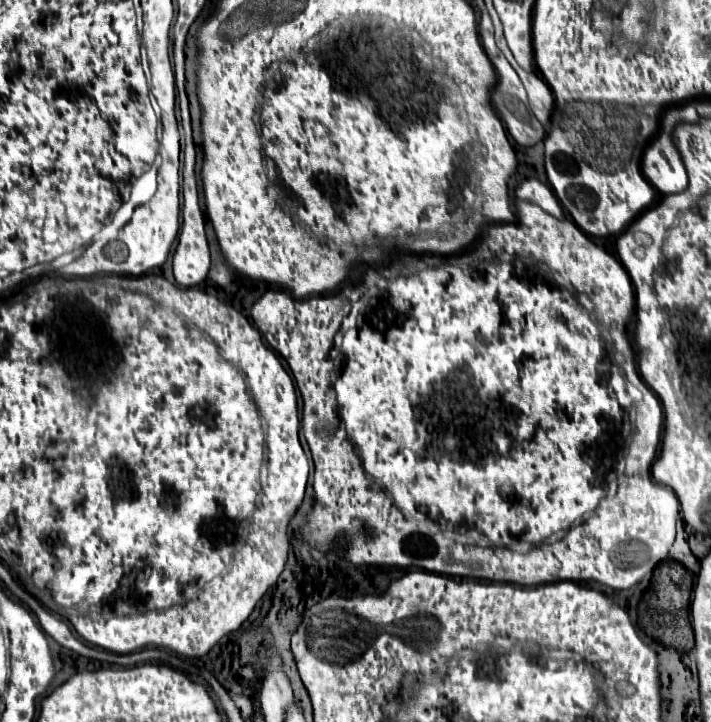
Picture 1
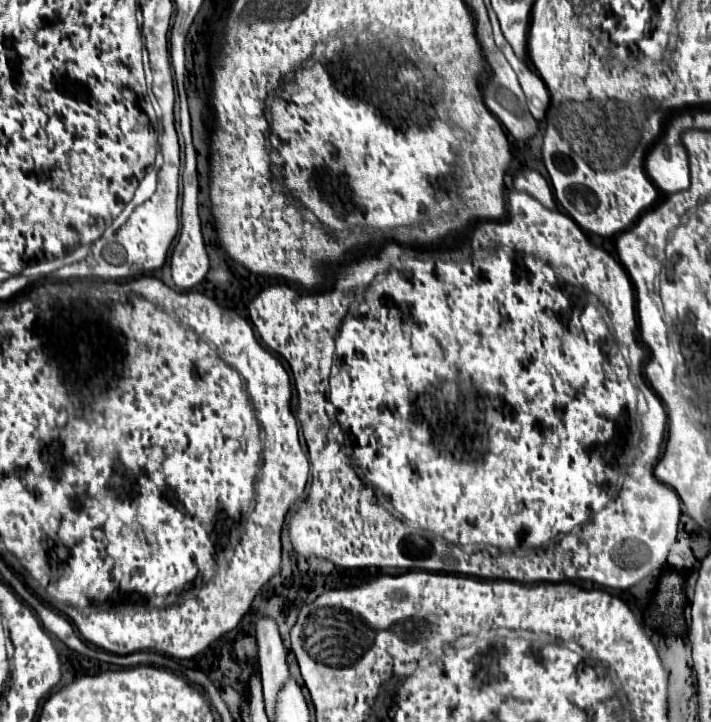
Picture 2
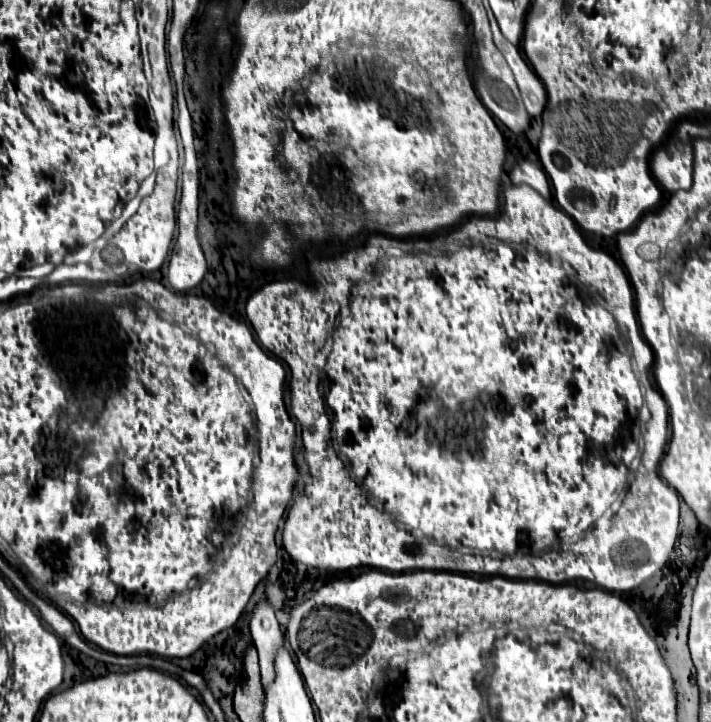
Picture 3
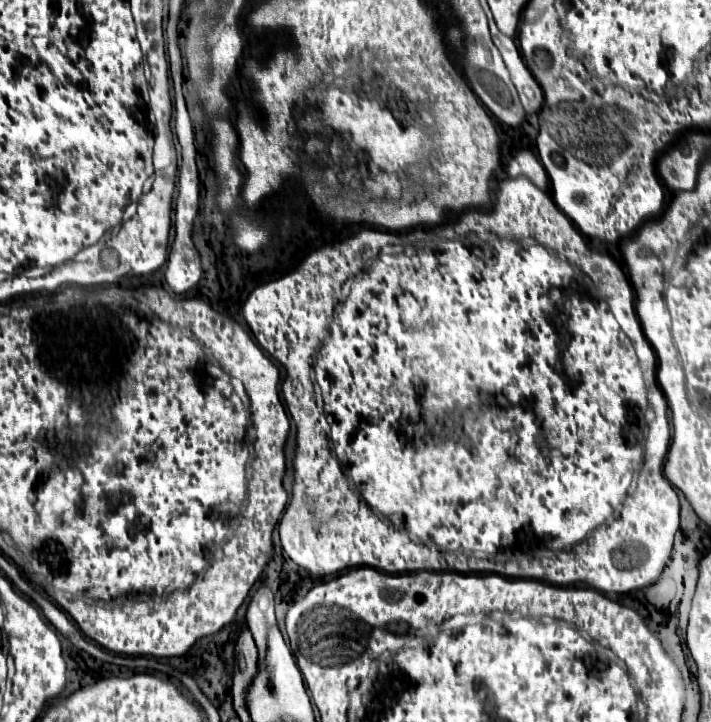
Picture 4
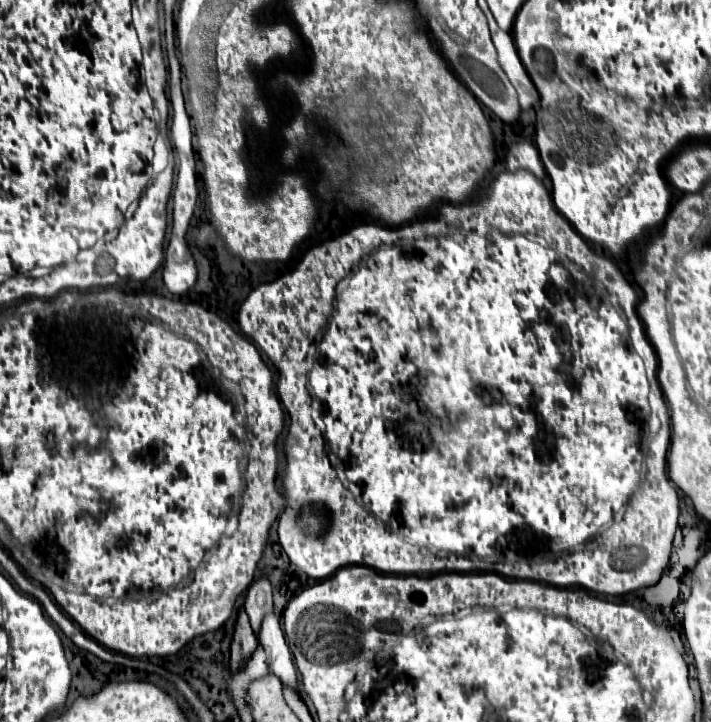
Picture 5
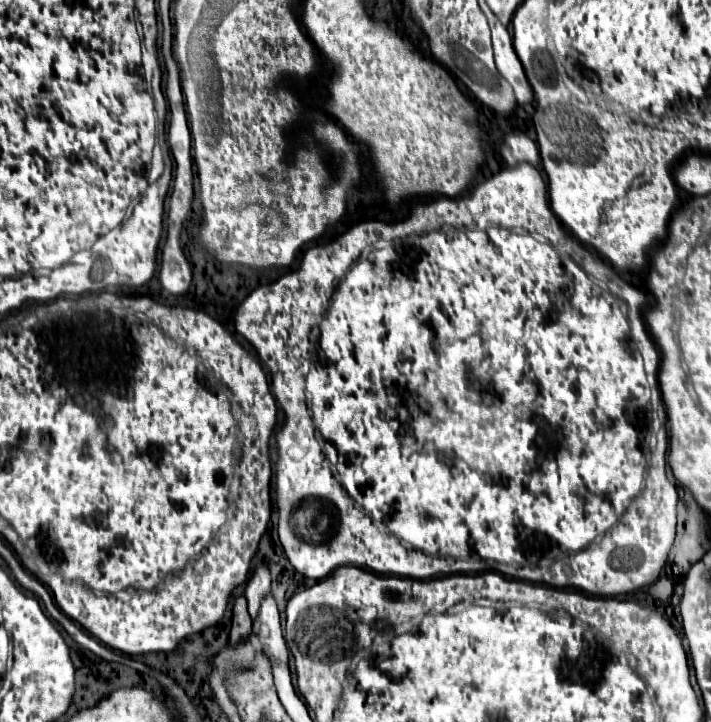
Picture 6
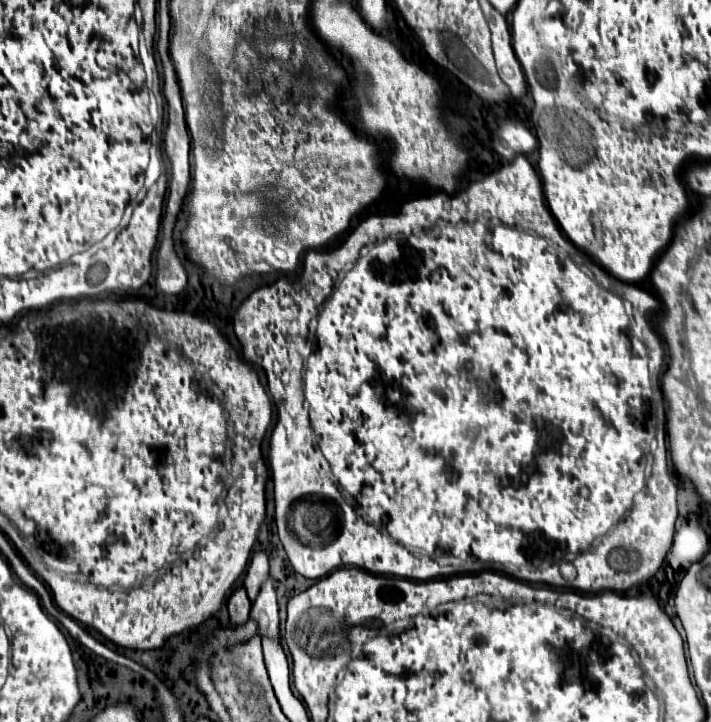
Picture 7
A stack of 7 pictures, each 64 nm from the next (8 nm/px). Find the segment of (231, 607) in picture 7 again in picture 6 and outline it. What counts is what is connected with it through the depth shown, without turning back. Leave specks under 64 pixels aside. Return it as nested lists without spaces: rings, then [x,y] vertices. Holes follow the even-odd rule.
[[[238,596],[234,600],[232,606],[232,630],[230,630],[230,640],[238,642],[244,636],[250,634],[250,626],[252,626],[252,618],[248,614],[248,604],[244,600],[244,596]]]

